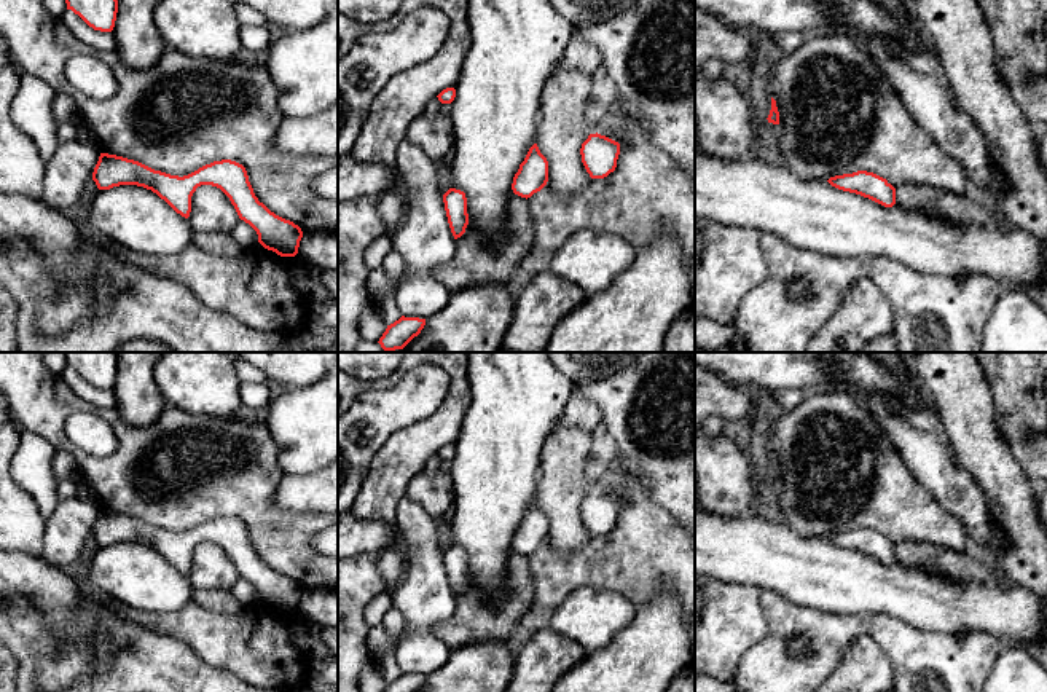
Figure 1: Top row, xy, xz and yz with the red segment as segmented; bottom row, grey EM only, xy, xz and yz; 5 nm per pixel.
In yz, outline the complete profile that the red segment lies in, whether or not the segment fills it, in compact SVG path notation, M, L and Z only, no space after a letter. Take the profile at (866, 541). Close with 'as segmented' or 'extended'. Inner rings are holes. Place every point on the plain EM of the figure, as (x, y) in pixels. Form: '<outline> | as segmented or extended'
M857 528L830 534L827 539L838 547L861 552L884 564L896 561L896 545L886 536L873 529Z | as segmented

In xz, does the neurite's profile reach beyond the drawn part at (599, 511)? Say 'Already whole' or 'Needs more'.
Already whole

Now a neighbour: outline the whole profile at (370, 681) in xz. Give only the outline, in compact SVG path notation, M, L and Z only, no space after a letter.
M371 665L365 666L360 674L360 692L382 692L387 682L379 678Z

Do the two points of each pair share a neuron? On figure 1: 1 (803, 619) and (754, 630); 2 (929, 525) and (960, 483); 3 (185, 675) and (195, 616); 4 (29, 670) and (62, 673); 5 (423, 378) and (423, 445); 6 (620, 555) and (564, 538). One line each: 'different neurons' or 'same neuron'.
1: different neurons
2: different neurons
3: different neurons
4: different neurons
5: different neurons
6: different neurons

